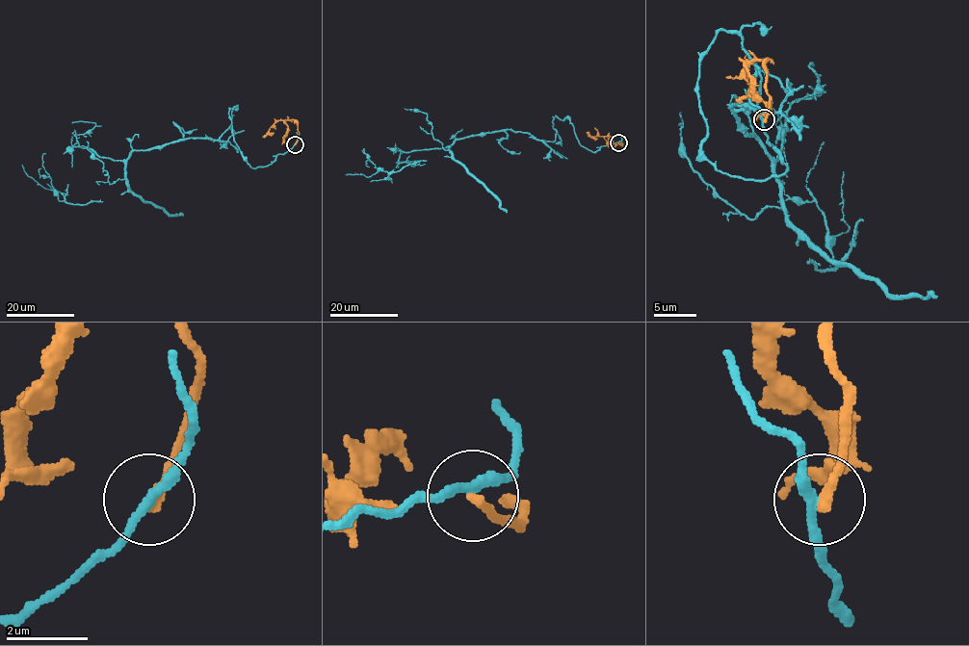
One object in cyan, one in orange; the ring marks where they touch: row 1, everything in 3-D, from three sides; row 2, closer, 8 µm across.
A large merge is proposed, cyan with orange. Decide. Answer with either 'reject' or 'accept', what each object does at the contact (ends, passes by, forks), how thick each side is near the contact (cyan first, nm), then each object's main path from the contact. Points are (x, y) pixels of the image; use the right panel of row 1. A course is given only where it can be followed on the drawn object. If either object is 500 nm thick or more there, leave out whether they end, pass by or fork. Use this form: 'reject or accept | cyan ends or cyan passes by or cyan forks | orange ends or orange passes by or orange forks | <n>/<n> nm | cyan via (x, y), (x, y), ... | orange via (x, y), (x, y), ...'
reject | cyan passes by | orange ends | 240/280 nm | cyan via (765, 120), (777, 175), (701, 147), (720, 30), (760, 78), (731, 108), (834, 270), (806, 186), (824, 142) | orange via (765, 120), (769, 95), (765, 90), (767, 59), (747, 62), (749, 90), (735, 101)

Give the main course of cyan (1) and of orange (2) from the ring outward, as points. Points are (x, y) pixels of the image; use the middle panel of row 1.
1: (618, 143), (593, 152), (557, 116), (553, 142), (503, 129), (458, 138), (451, 157), (369, 167)
2: (618, 143), (615, 143), (607, 136), (592, 137), (588, 131)

